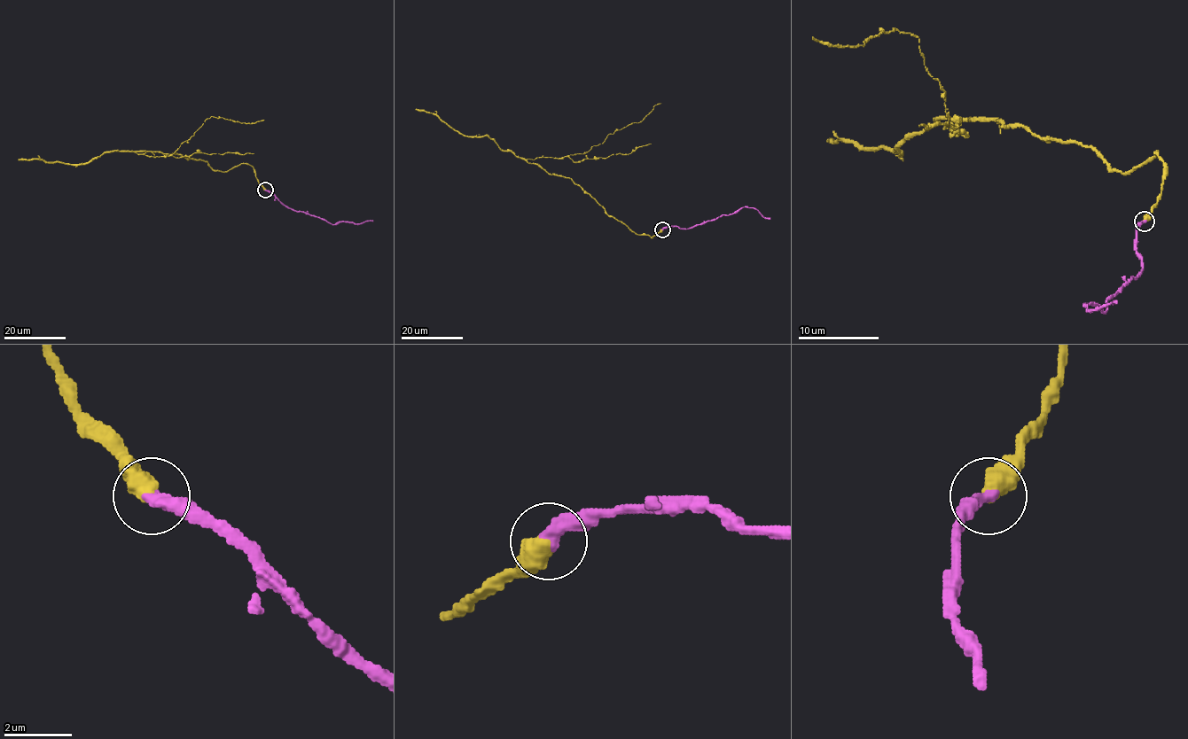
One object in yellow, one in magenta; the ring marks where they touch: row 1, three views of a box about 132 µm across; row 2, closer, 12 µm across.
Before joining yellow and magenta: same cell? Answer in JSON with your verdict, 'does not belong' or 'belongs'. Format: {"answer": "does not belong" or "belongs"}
{"answer": "belongs"}

